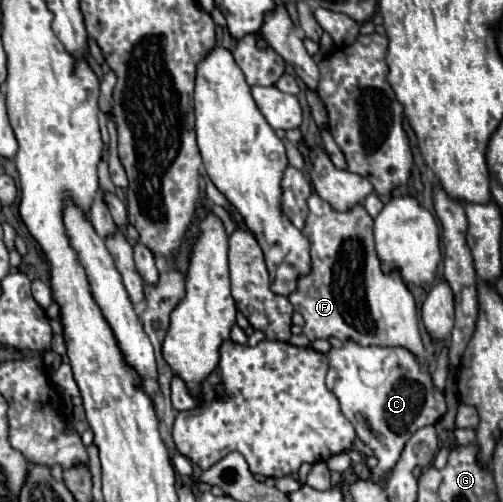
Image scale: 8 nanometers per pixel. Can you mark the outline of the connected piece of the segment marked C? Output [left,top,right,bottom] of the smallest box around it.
[327,340,447,480]

